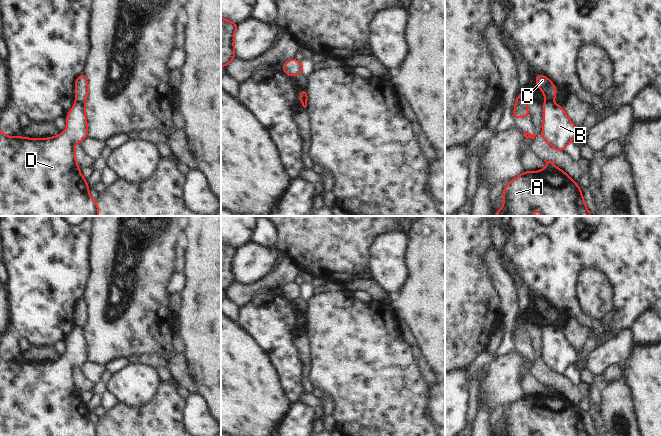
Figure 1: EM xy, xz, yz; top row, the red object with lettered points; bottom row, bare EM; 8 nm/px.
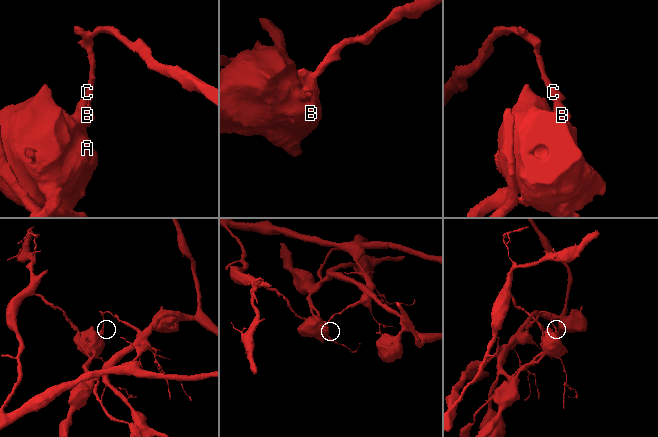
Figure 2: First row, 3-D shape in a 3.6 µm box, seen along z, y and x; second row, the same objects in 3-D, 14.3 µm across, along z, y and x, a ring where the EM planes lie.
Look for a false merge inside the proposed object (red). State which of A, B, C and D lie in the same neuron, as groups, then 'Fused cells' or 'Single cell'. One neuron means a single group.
Groups: A B D / C. Fused cells

